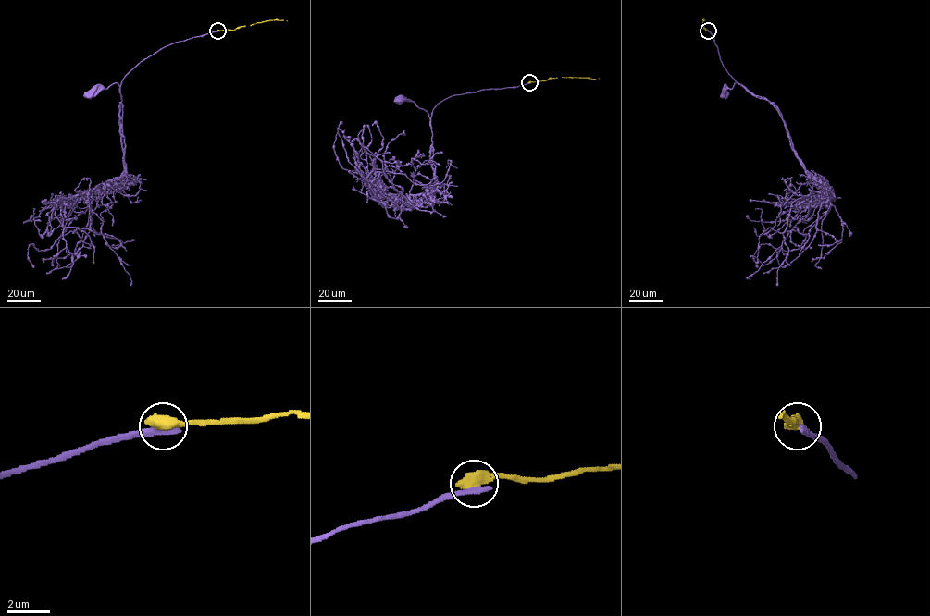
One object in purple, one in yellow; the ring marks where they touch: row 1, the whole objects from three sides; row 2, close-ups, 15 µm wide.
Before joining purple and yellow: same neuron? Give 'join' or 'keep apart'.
keep apart

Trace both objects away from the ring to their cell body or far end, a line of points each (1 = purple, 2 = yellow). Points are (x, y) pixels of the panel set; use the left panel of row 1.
1: (218, 30), (162, 48), (134, 67), (119, 87), (115, 83), (106, 89), (95, 89), (90, 95)
2: (218, 30), (272, 19), (287, 20)

